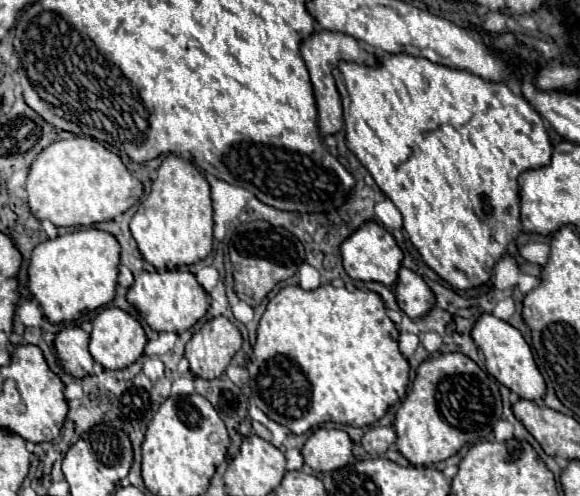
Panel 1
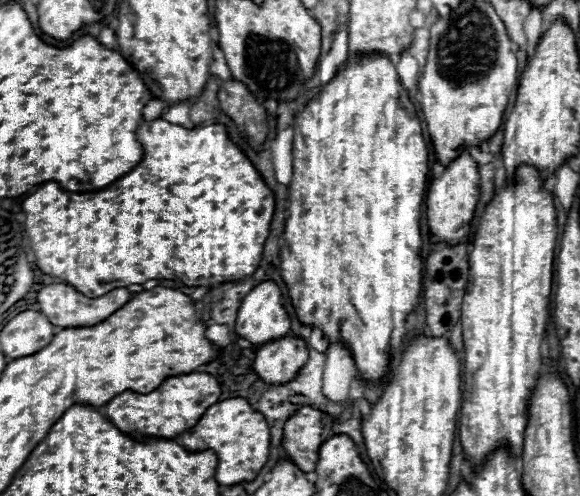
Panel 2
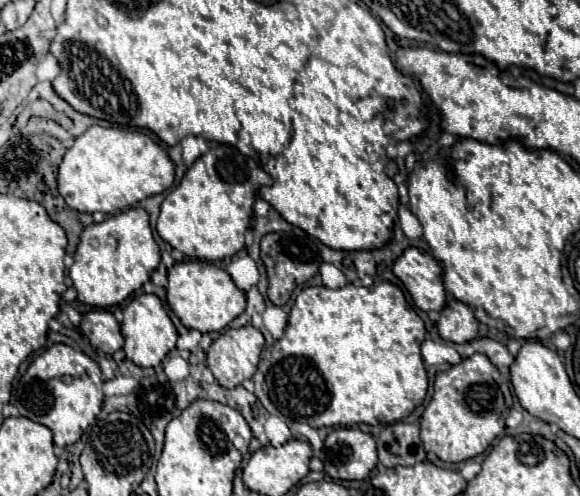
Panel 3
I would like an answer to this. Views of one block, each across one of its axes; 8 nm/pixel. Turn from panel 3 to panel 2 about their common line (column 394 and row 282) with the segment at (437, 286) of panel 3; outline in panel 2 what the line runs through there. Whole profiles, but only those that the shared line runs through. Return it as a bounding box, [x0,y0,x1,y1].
[236,280,292,346]

